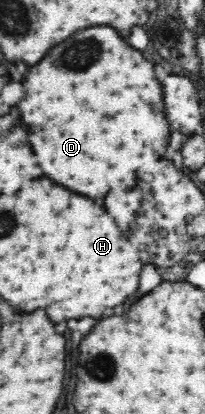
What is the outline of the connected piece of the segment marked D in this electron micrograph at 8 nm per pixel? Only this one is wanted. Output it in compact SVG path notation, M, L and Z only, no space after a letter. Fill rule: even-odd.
M99 26L99 28L87 28L83 32L75 32L75 36L67 38L65 42L57 44L55 48L51 48L47 52L47 56L33 68L29 68L27 78L23 78L23 88L25 88L25 96L21 98L21 102L17 104L19 114L21 114L21 122L27 124L27 138L33 146L33 152L37 154L39 166L41 170L55 182L67 186L73 192L79 192L83 196L89 198L103 198L117 182L121 182L123 178L127 178L129 172L133 172L133 178L153 170L153 166L163 158L165 148L169 144L169 122L165 118L165 104L163 104L163 90L159 80L155 78L155 70L153 64L149 60L143 58L143 54L135 48L131 48L113 28L109 26Z

